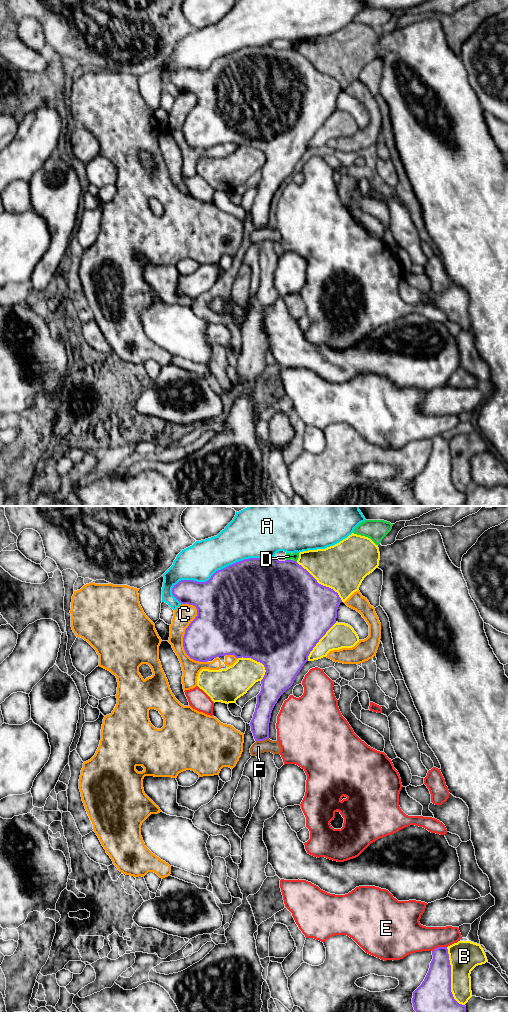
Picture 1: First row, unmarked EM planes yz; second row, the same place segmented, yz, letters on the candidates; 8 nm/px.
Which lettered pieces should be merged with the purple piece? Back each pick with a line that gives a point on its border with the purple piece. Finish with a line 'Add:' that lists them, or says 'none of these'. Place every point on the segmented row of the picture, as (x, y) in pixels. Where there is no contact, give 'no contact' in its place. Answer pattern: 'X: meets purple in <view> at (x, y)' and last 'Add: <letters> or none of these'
Add: none of these

